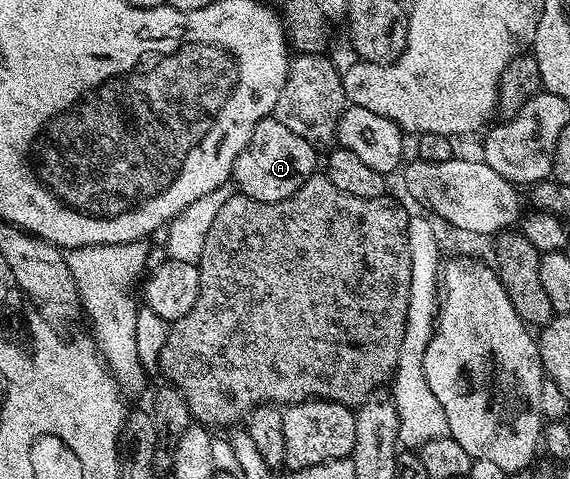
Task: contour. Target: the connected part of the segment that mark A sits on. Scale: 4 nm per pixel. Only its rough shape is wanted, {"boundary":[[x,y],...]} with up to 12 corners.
{"boundary":[[274,117],[260,120],[232,182],[279,202],[315,177],[319,151]]}

